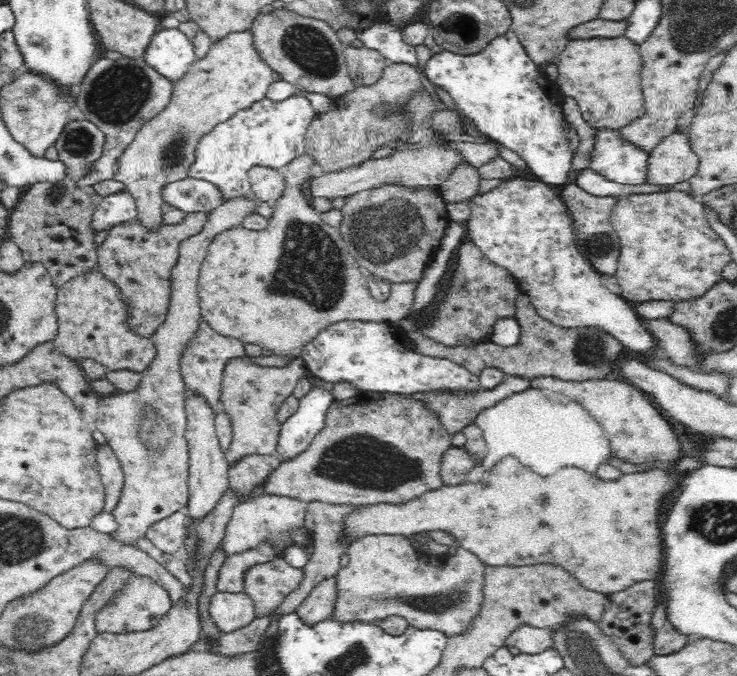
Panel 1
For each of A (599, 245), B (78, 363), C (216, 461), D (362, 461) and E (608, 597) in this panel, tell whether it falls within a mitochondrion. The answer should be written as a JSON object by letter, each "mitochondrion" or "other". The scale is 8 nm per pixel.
{"A":"mitochondrion","B":"other","C":"other","D":"mitochondrion","E":"other"}

